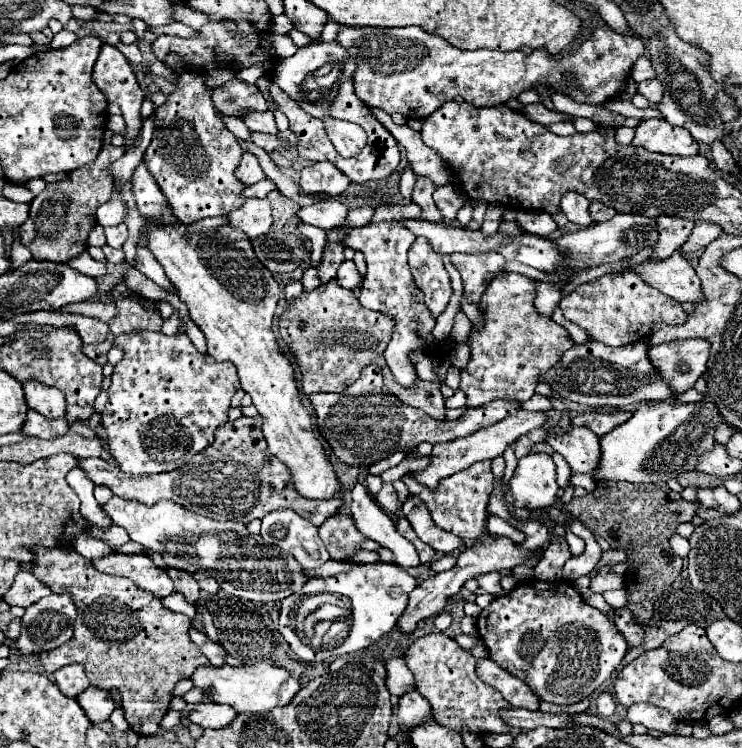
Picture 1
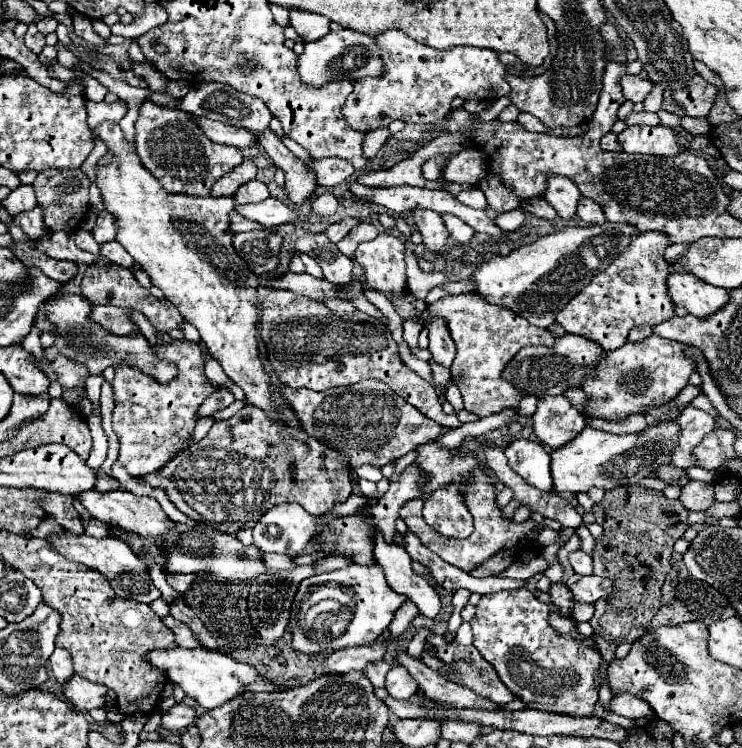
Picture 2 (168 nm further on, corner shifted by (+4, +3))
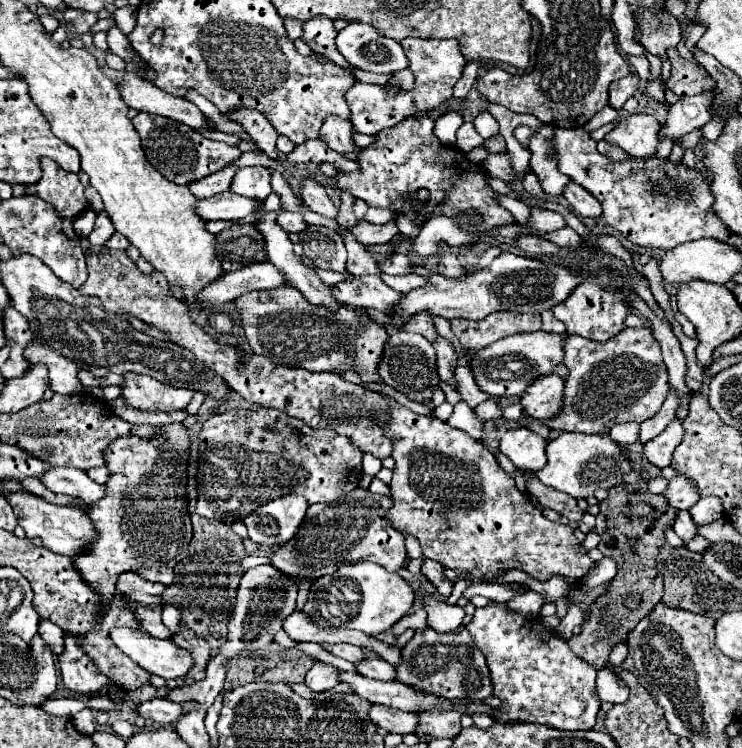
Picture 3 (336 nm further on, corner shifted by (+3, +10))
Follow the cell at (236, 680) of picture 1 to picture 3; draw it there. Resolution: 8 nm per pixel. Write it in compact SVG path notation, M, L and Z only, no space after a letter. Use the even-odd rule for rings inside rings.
M112 628L112 642L140 668L162 678L180 678L192 668L188 650L178 648L172 640L158 640L144 630Z

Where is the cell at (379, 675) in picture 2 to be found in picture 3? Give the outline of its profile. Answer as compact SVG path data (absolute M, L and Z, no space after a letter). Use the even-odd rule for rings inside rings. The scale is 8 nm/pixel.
M322 644L324 650L328 650L330 654L342 658L342 660L348 660L348 662L358 662L362 660L362 650L354 644Z

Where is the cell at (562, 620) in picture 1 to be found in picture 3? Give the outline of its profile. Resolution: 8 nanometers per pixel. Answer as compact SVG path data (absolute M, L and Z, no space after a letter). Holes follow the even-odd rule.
M492 602L474 612L466 630L486 658L494 696L502 700L502 706L492 714L496 722L544 724L558 730L594 728L600 708L600 698L596 698L596 670L580 662L568 650L568 644L556 638L556 632L540 626L538 620L514 614L504 604L494 606Z

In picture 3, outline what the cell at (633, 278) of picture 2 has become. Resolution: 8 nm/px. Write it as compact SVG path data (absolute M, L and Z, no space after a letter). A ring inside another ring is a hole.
M610 270L600 272L594 280L586 280L572 294L552 308L554 316L566 324L566 334L578 334L588 340L596 342L608 342L608 338L614 338L620 330L624 330L624 318L630 312L630 306L624 302L624 296L620 294L622 278L614 276Z

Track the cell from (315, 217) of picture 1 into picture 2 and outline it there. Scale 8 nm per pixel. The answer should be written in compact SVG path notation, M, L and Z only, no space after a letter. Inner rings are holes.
M269 197L267 201L261 201L259 205L247 205L247 207L235 205L235 209L243 217L253 219L253 221L261 223L263 227L279 227L279 225L289 223L289 221L299 221L299 217L301 217L297 207L285 205L277 197Z

